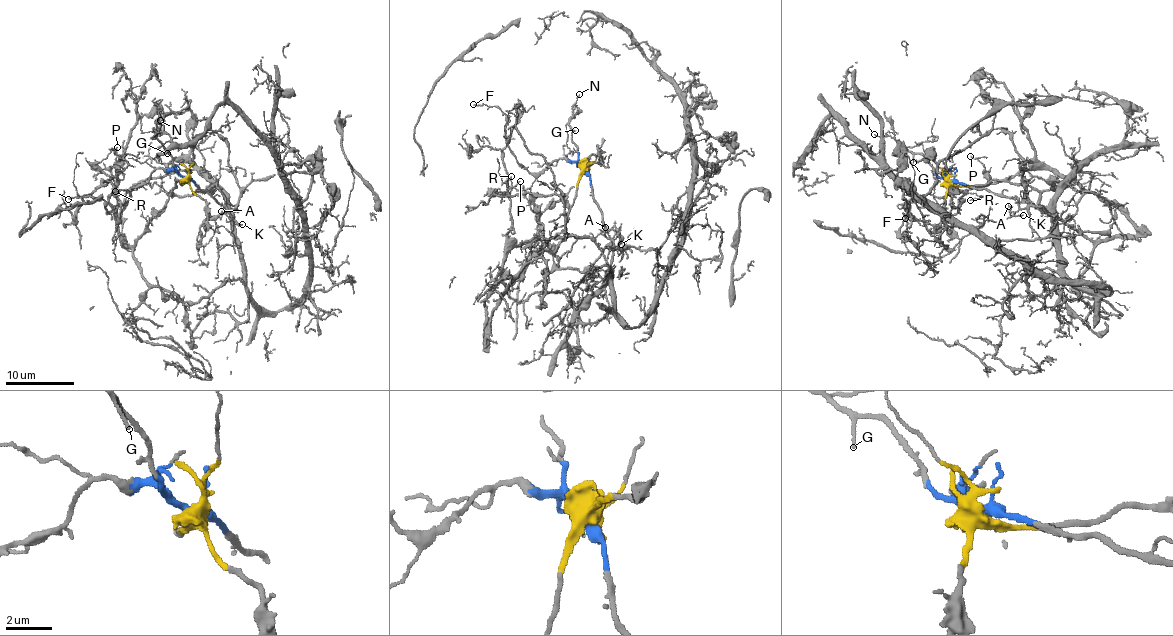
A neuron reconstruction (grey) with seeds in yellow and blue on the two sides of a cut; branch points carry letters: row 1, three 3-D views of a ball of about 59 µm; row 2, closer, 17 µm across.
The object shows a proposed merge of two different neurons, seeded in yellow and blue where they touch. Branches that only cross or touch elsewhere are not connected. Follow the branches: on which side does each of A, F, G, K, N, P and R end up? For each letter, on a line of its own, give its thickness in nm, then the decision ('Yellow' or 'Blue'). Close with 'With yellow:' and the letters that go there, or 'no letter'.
A: Thickness 150 nm. Blue
F: Thickness 160 nm. Blue
G: Thickness 110 nm. Blue
K: Thickness 120 nm. Blue
N: Thickness 120 nm. Blue
P: Thickness 120 nm. Yellow
R: Thickness 100 nm. Blue
With yellow: P

